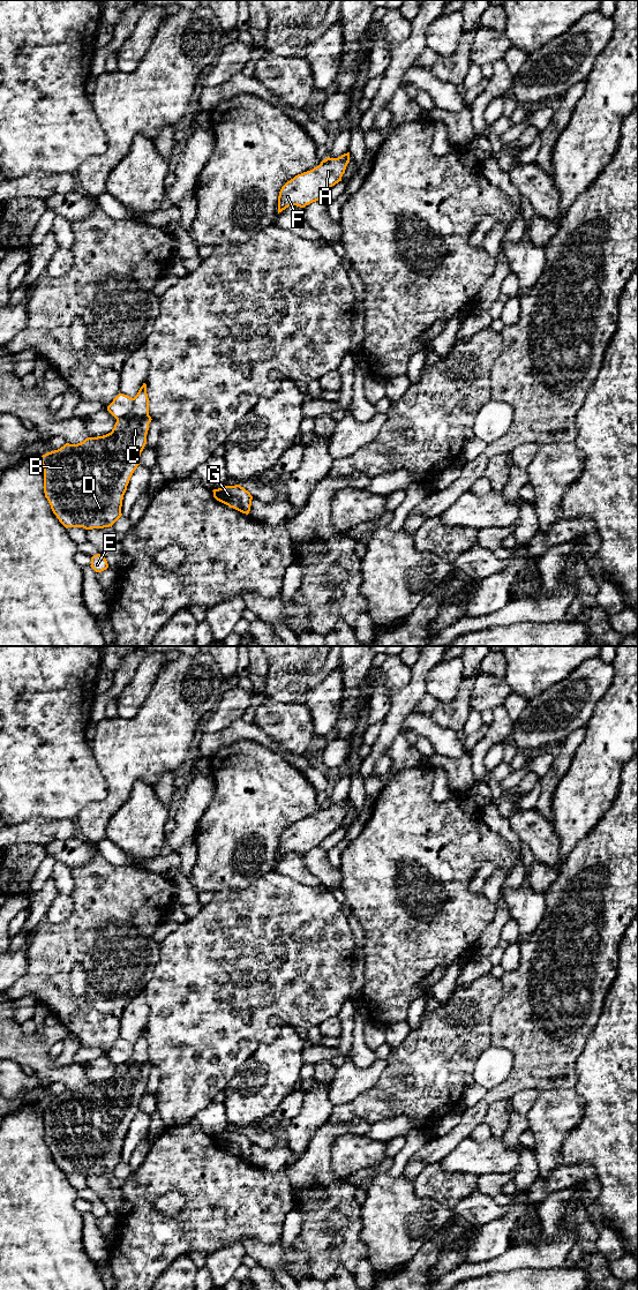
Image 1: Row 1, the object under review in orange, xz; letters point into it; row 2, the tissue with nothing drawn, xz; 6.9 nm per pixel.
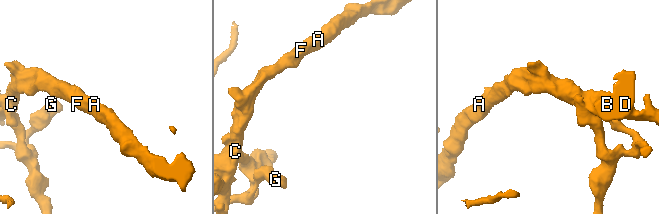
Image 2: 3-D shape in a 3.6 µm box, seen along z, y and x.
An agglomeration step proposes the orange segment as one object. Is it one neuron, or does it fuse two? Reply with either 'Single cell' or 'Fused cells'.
Fused cells

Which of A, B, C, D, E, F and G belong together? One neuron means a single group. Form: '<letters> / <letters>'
A B C D E F / G

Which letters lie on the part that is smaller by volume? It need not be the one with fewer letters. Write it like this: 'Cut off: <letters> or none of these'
Cut off: G

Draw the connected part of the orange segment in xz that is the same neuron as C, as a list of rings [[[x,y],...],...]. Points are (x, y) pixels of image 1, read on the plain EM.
[[[147,1030],[133,1044],[128,1062],[117,1065],[111,1079],[88,1083],[77,1090],[66,1089],[58,1096],[40,1103],[44,1113],[44,1139],[53,1160],[66,1173],[85,1176],[112,1173],[122,1162],[121,1153],[129,1126],[137,1115],[140,1102],[147,1090],[151,1063]]]

